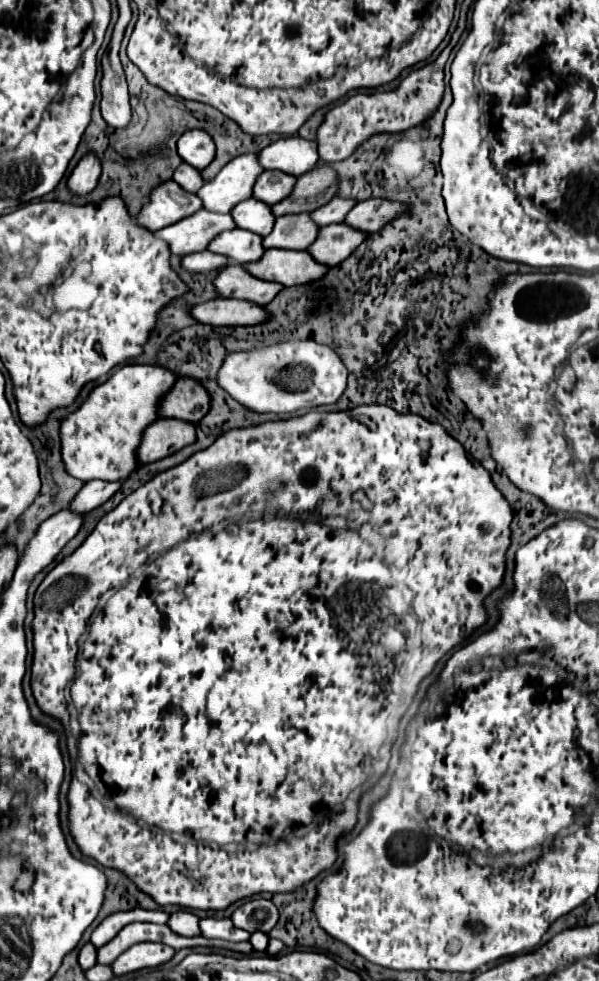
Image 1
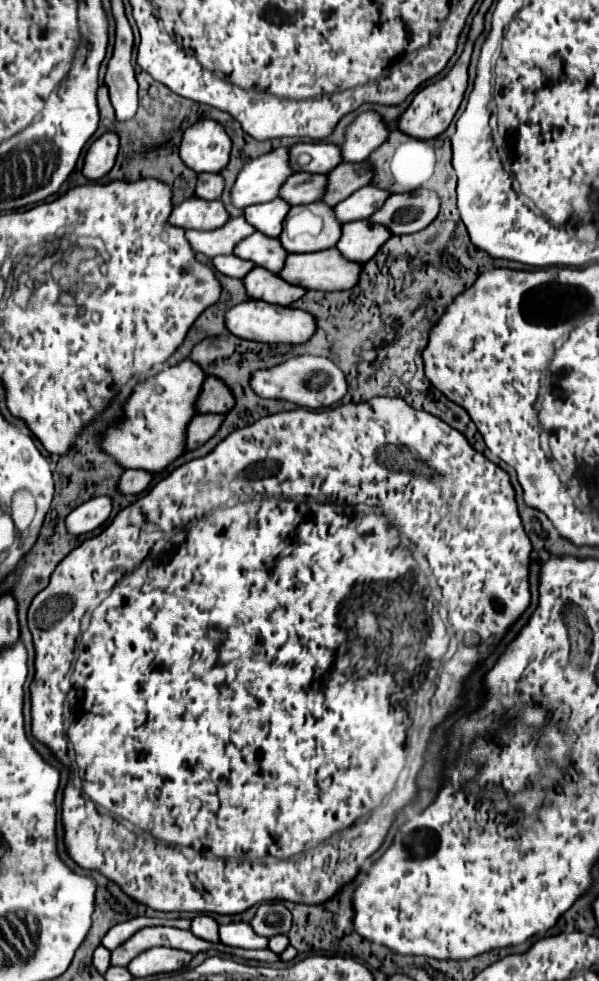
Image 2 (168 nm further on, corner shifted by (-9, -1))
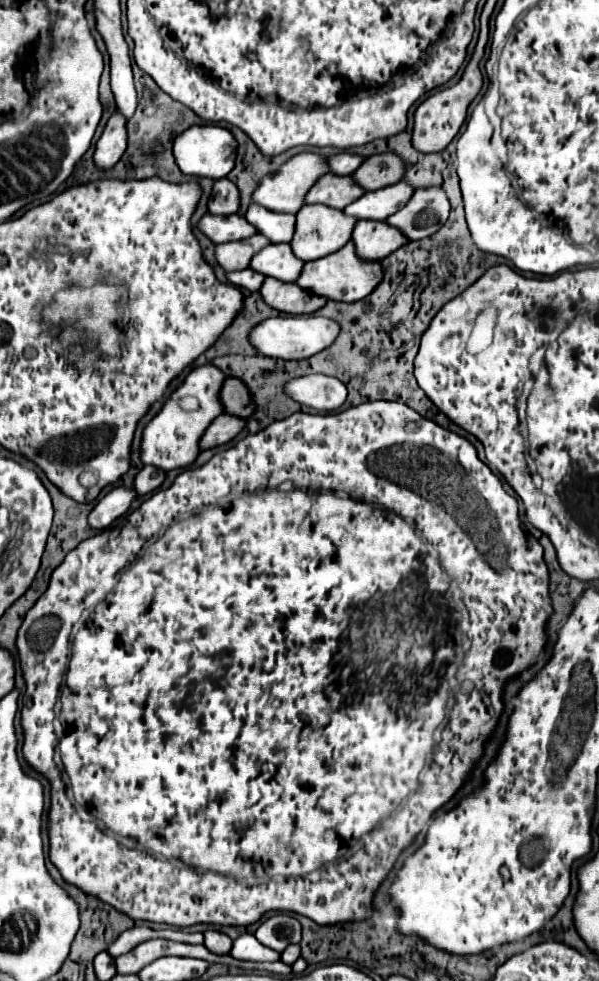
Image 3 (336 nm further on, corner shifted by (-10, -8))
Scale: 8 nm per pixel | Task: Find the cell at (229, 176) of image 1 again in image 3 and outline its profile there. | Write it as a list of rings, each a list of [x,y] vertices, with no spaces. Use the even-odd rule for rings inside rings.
[[[299,153],[295,157],[291,157],[275,175],[267,175],[263,177],[261,185],[257,187],[257,191],[253,193],[253,201],[271,209],[271,211],[279,211],[279,213],[297,213],[303,205],[305,205],[305,195],[309,191],[309,187],[313,187],[313,183],[319,179],[319,175],[329,173],[329,159],[317,153]]]

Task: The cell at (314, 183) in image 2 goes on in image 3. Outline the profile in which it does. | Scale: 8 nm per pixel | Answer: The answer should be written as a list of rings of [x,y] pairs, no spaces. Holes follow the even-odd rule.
[[[333,173],[323,175],[307,193],[307,203],[323,203],[333,209],[345,209],[349,203],[357,201],[365,189],[351,175],[339,177]]]

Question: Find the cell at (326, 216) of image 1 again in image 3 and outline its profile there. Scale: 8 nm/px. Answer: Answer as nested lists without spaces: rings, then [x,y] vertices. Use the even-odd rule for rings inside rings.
[[[401,179],[395,185],[389,185],[385,189],[367,191],[361,199],[347,205],[343,211],[347,215],[353,215],[357,219],[373,219],[373,221],[385,221],[389,215],[399,211],[413,195],[413,187]]]

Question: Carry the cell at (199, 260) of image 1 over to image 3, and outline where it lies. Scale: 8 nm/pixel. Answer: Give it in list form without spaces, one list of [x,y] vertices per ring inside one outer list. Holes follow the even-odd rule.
[[[247,269],[247,271],[233,271],[233,273],[227,273],[227,279],[237,285],[237,287],[245,287],[249,291],[259,291],[261,289],[261,283],[265,281],[265,277],[253,269]]]

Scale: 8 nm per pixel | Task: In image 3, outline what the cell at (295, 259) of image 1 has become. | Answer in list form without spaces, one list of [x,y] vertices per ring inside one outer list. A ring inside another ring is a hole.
[[[349,241],[345,247],[341,247],[341,251],[327,255],[325,259],[315,259],[305,263],[301,277],[297,279],[297,285],[305,291],[313,291],[315,295],[323,295],[327,299],[333,301],[345,301],[345,303],[353,303],[359,301],[363,297],[367,297],[383,279],[383,267],[379,261],[367,263],[357,259],[355,251],[353,251],[353,241]]]

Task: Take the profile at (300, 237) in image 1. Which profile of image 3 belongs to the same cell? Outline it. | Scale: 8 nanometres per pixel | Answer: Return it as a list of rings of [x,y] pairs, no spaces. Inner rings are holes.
[[[305,205],[297,213],[297,227],[295,227],[295,235],[291,241],[293,253],[303,261],[315,261],[329,253],[335,253],[351,239],[355,223],[357,223],[357,219],[345,215],[339,209],[331,209],[327,205]]]

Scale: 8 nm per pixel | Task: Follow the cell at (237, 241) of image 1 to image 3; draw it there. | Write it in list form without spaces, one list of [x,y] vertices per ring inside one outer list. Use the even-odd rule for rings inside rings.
[[[289,243],[267,245],[251,261],[253,271],[265,277],[275,277],[279,281],[297,281],[303,265],[305,263],[293,255]]]

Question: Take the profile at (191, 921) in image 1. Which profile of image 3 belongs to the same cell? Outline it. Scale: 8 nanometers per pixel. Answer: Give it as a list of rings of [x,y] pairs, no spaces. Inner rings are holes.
[[[205,931],[205,947],[217,955],[227,955],[231,951],[231,945],[233,941],[225,935],[225,933],[219,933],[219,931]]]

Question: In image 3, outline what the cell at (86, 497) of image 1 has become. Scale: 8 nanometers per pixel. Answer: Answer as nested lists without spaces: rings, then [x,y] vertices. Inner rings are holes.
[[[145,465],[137,477],[135,477],[135,489],[139,495],[147,495],[151,491],[155,491],[165,479],[165,473],[153,465]]]

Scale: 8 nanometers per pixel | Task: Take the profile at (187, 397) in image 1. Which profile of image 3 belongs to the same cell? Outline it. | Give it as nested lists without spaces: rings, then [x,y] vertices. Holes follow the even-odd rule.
[[[235,377],[225,379],[225,385],[221,389],[221,401],[223,401],[225,413],[231,413],[243,419],[253,415],[253,399],[249,395],[249,389],[245,387],[245,383],[241,383]]]

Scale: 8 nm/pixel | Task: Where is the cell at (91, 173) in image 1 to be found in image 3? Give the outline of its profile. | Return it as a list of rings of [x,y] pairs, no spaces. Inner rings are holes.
[[[115,111],[107,125],[105,125],[105,131],[101,135],[101,139],[97,141],[97,149],[95,149],[95,163],[97,167],[101,169],[111,169],[119,159],[121,155],[125,153],[125,147],[127,147],[127,119]]]

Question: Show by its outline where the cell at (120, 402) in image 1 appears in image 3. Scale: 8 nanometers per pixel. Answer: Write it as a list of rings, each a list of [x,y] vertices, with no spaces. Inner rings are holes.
[[[203,365],[189,373],[187,381],[173,393],[173,397],[163,405],[159,415],[149,421],[143,433],[143,449],[141,459],[145,465],[155,465],[163,471],[181,469],[191,465],[199,455],[199,439],[211,421],[221,415],[221,403],[217,403],[217,391],[221,391],[221,383],[225,381],[225,373],[219,367]],[[189,399],[189,409],[183,407],[183,401]]]

